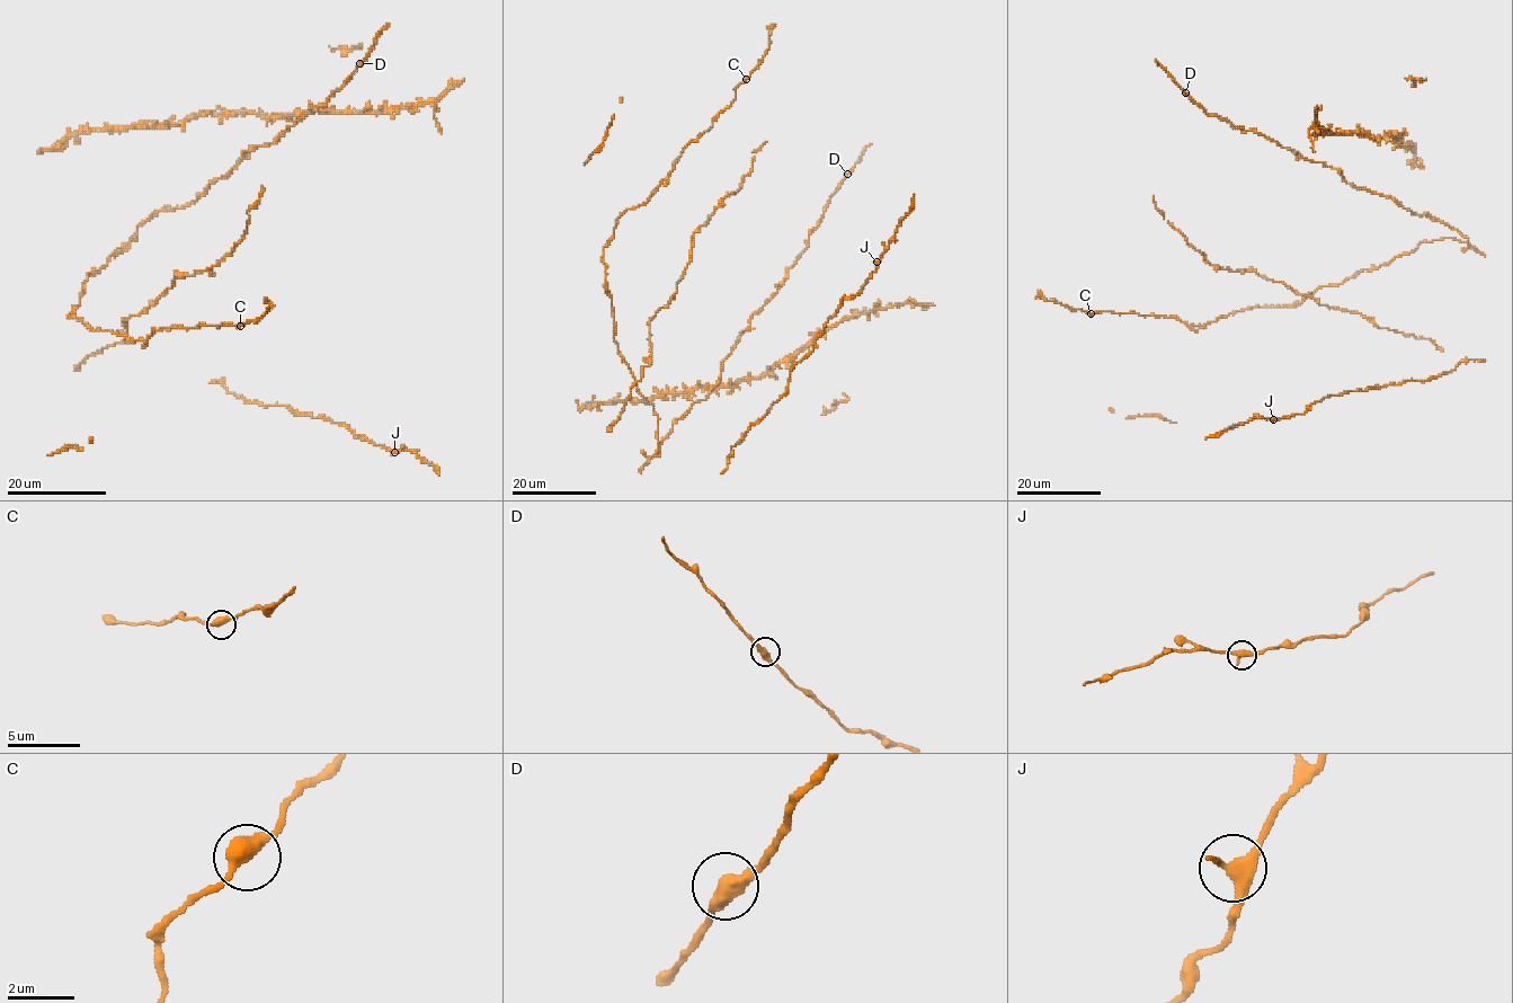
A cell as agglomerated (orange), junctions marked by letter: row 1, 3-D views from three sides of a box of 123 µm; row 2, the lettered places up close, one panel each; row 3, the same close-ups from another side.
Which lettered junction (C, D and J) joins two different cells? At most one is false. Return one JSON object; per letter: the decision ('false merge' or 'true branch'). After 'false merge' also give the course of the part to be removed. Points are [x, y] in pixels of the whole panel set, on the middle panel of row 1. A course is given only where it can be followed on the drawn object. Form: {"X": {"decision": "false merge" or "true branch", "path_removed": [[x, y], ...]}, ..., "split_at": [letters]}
{"C": {"decision": "true branch"}, "D": {"decision": "true branch"}, "J": {"decision": "true branch"}, "split_at": []}

